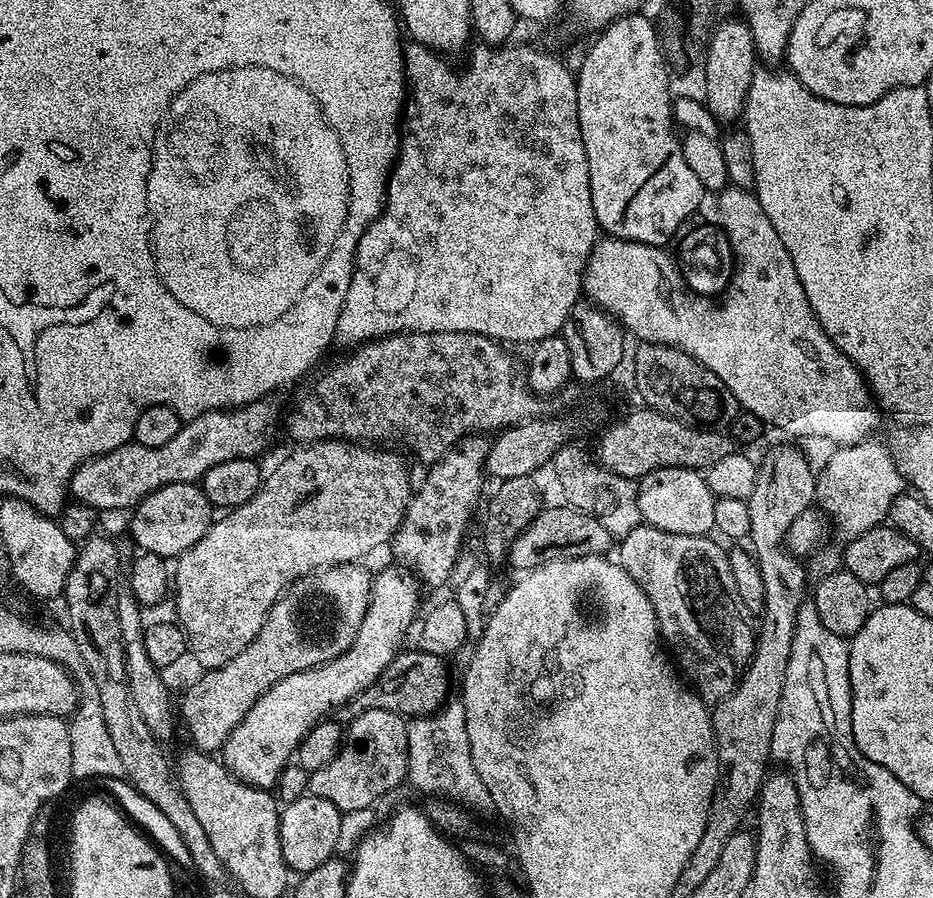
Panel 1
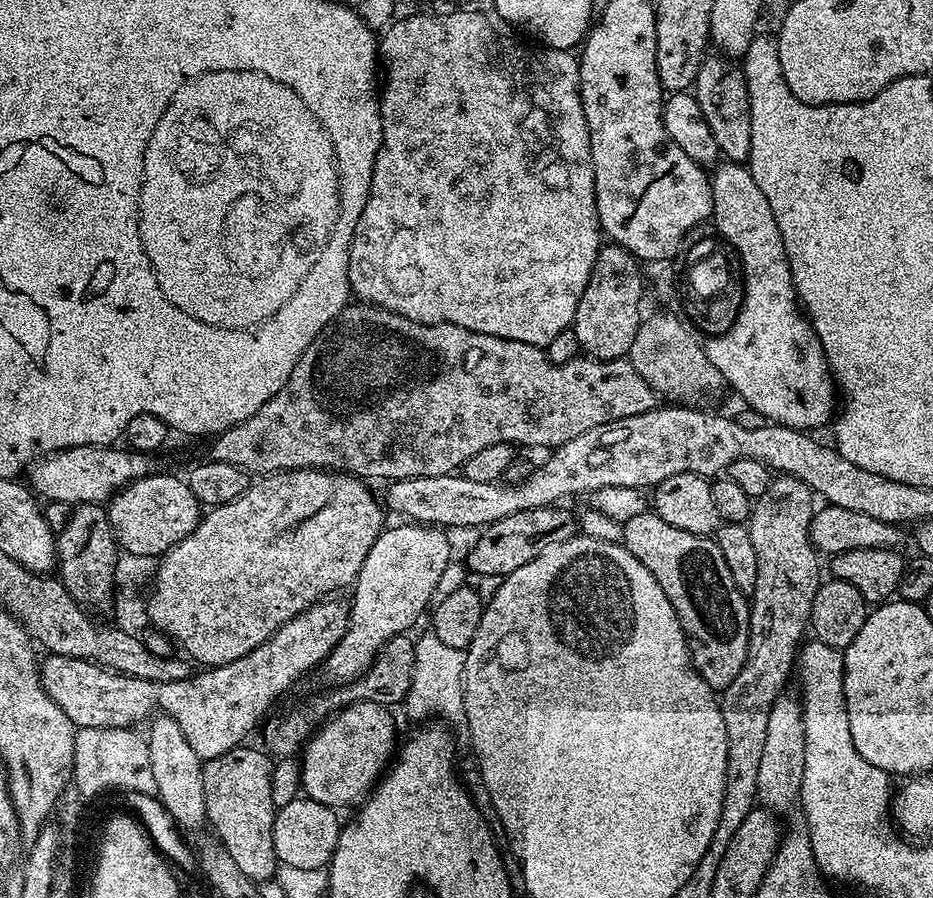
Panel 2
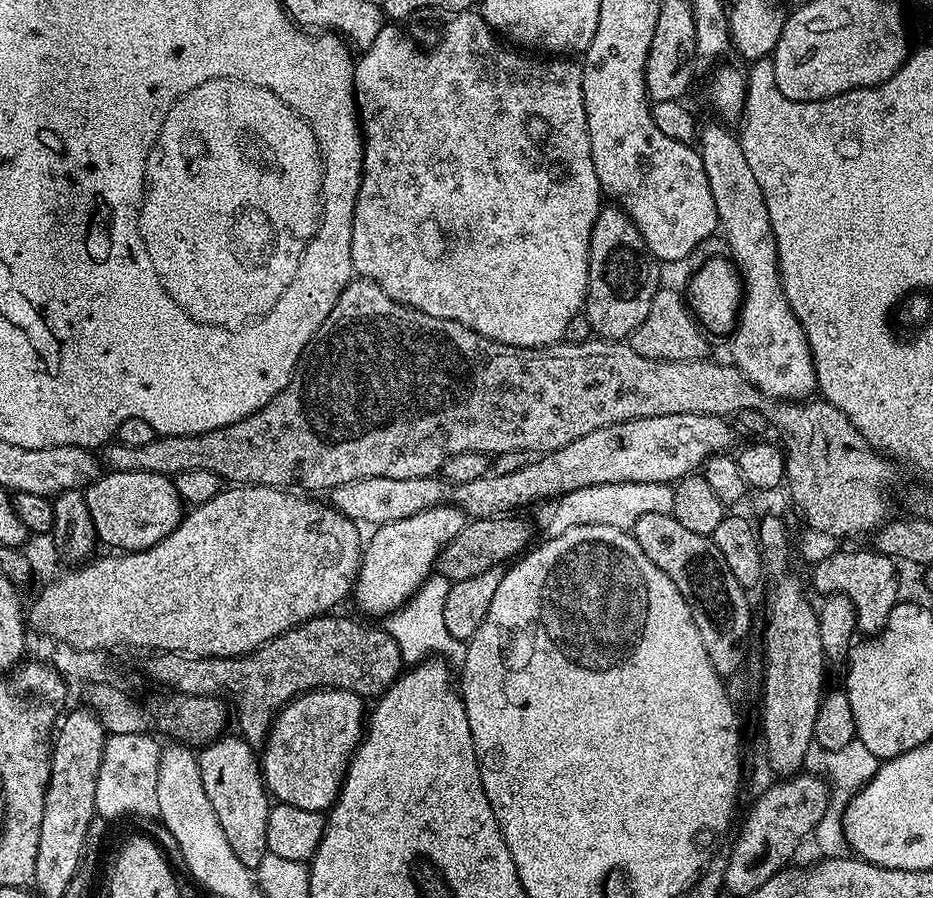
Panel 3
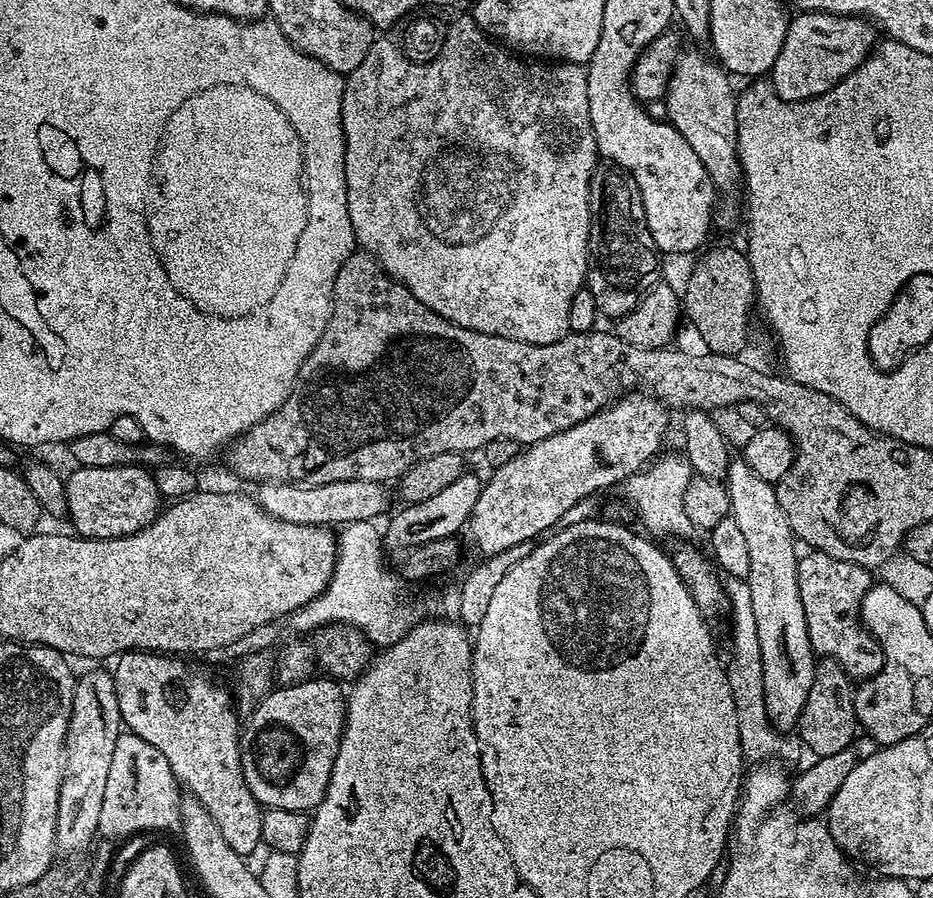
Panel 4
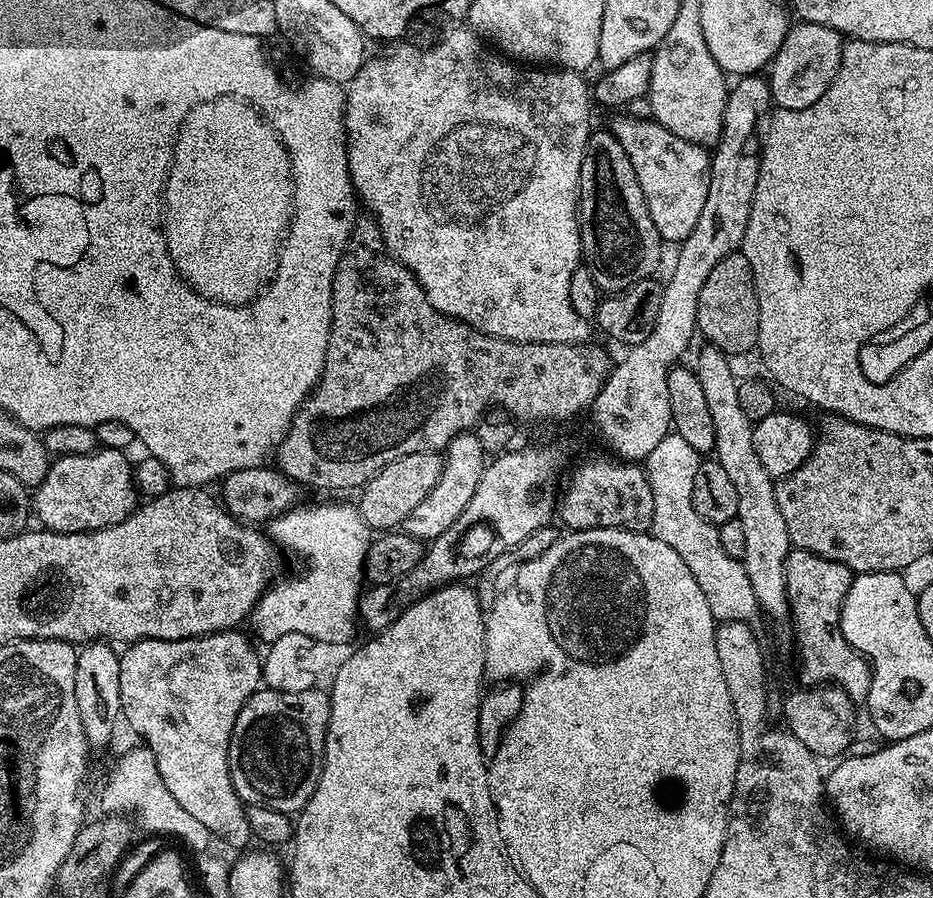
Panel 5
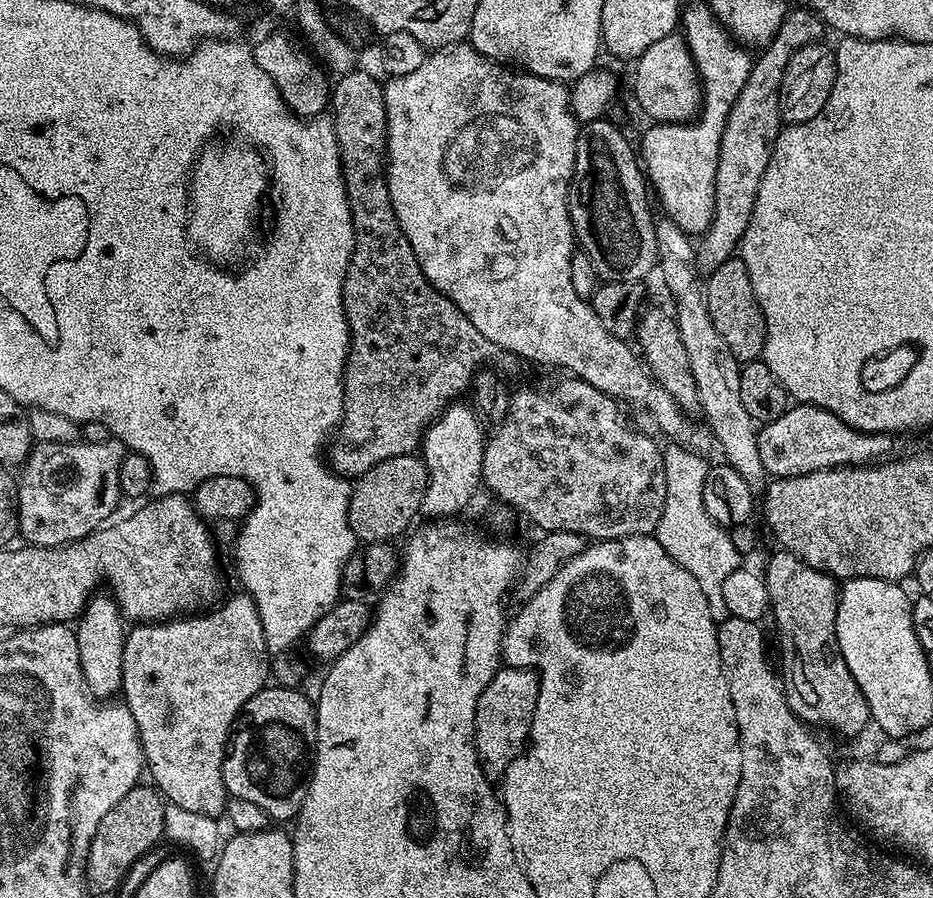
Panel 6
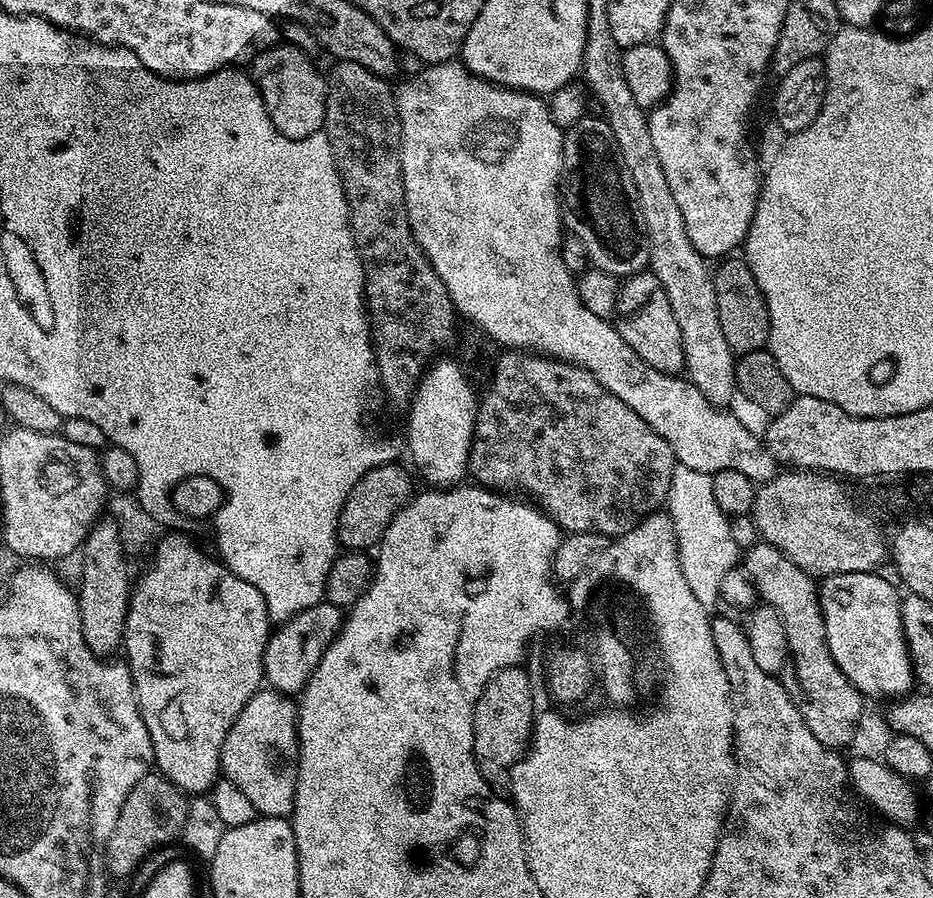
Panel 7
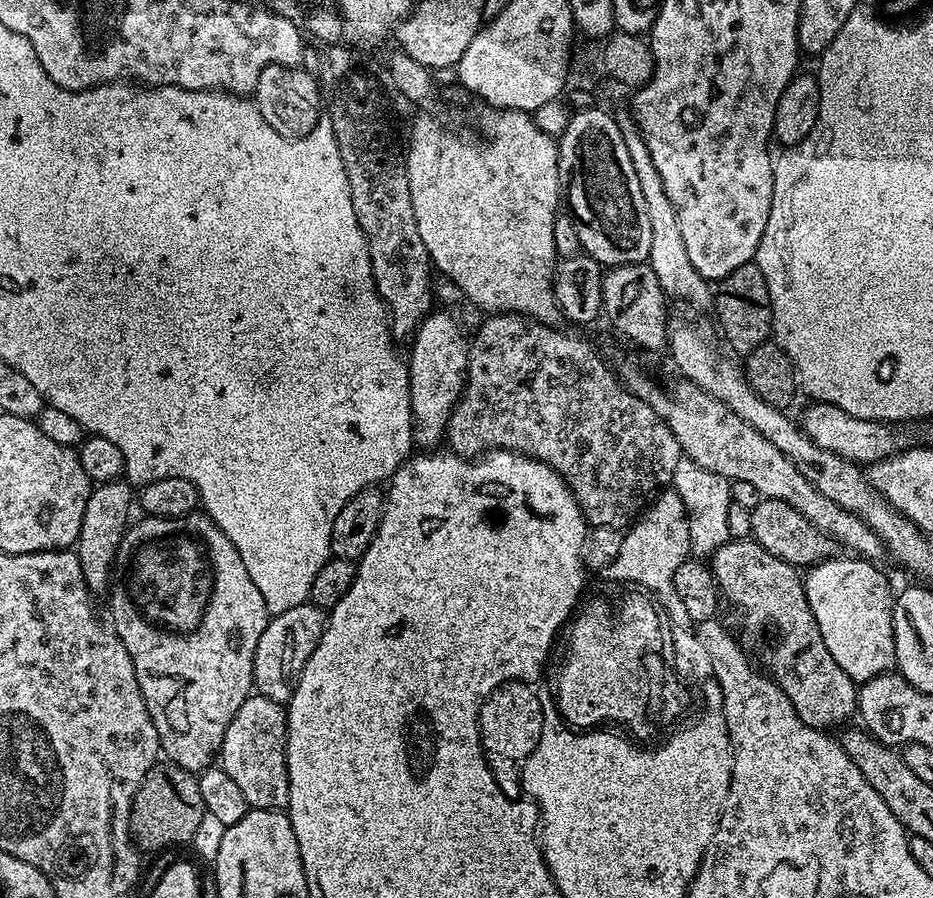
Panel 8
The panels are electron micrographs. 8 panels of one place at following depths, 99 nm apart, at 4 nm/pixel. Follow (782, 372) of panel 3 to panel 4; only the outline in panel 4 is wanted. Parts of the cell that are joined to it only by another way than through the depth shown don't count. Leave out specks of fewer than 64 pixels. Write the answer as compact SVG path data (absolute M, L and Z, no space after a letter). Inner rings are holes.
M681 51L674 66L672 81L668 87L667 123L676 130L676 135L690 142L690 152L698 154L702 166L710 174L712 183L721 193L732 192L742 180L740 151L736 143L736 102L737 93L732 93L728 85L729 73L715 59L703 56L700 52Z

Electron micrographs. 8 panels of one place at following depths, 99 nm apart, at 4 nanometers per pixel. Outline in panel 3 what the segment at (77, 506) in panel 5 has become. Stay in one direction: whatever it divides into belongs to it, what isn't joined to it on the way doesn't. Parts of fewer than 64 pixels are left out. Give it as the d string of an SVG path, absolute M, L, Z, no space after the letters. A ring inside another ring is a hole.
M113 472L83 489L96 539L121 553L141 552L166 538L184 518L186 505L169 477L153 472Z

